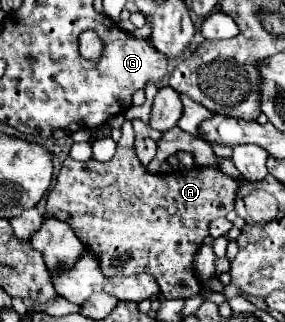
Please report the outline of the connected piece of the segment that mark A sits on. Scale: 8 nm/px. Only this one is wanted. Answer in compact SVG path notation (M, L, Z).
M125 120L121 126L121 140L117 146L117 154L113 160L101 164L97 160L77 162L67 158L61 166L61 172L57 176L57 184L47 196L45 204L45 216L57 218L67 222L77 238L85 244L89 252L93 252L99 258L101 272L111 276L131 276L141 272L151 272L163 292L163 298L175 300L175 298L189 298L195 296L201 286L193 270L193 256L203 244L203 240L209 236L209 224L215 218L227 216L227 210L233 210L235 198L237 198L237 182L215 170L215 168L191 168L191 170L177 170L177 172L163 172L163 174L151 174L145 170L145 166L139 162L137 156L131 156L127 148L133 148L133 128L131 122Z

